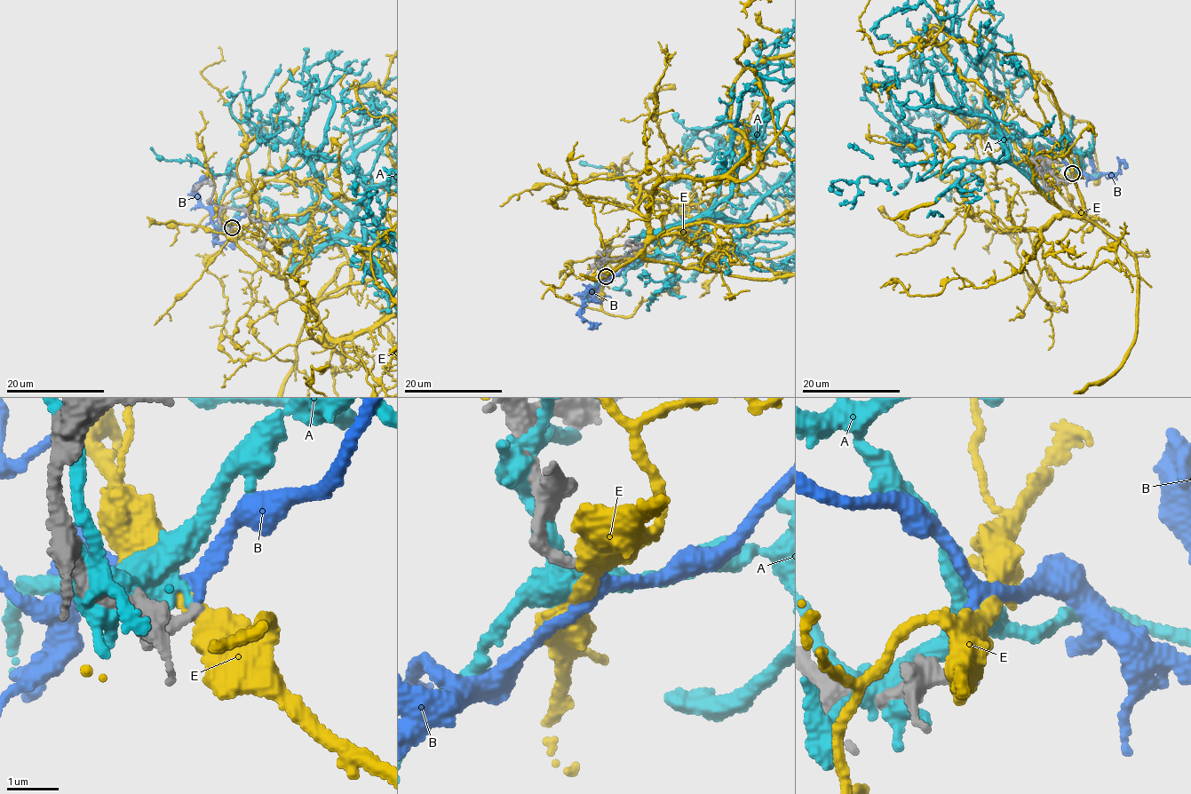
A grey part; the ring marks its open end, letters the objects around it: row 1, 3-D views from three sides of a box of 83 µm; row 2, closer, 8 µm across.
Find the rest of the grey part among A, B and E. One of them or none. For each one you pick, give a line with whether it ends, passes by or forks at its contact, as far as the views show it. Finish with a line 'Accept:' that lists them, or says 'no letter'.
Accept: no letter

